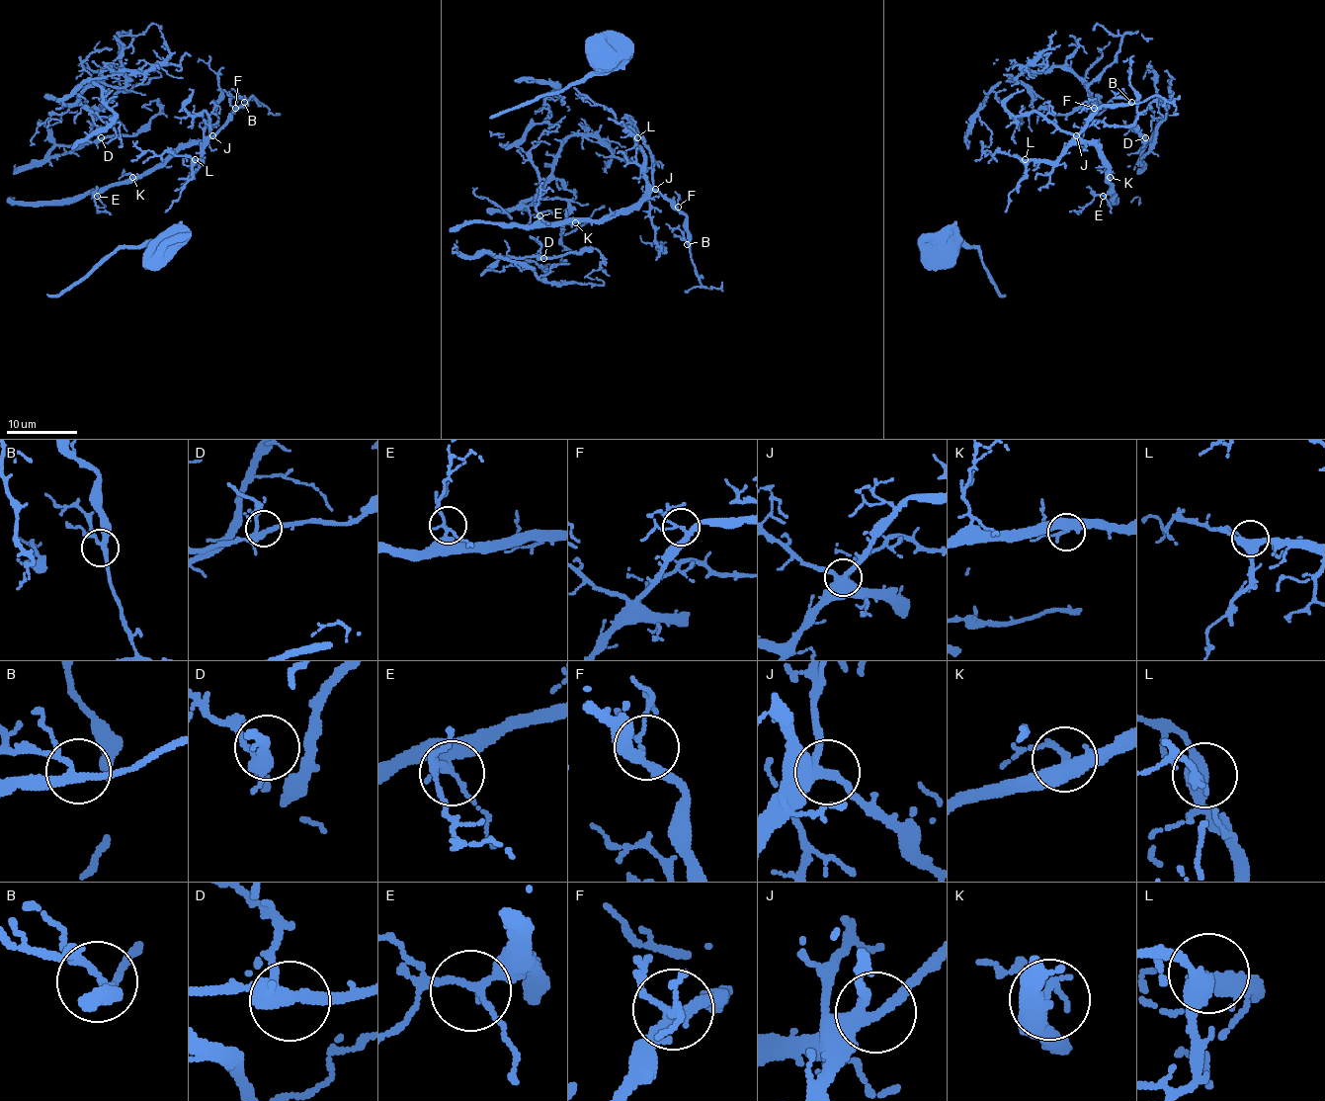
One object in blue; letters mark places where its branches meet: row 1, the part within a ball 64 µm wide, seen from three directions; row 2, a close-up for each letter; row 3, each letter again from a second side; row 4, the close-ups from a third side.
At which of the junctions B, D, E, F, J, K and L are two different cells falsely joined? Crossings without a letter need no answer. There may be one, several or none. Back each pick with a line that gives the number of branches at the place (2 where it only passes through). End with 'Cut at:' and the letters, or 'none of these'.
Cut at: none of these

